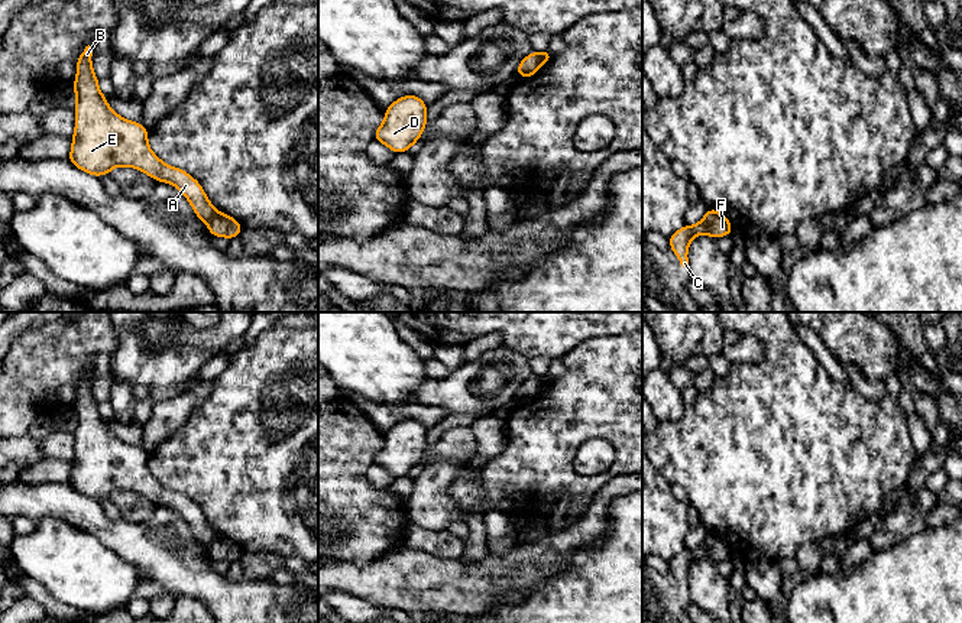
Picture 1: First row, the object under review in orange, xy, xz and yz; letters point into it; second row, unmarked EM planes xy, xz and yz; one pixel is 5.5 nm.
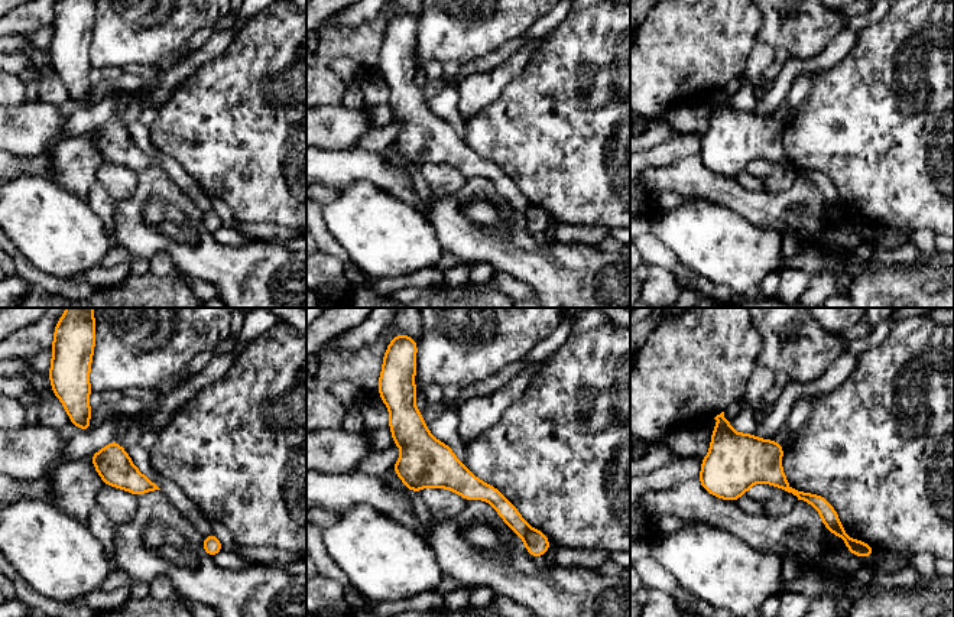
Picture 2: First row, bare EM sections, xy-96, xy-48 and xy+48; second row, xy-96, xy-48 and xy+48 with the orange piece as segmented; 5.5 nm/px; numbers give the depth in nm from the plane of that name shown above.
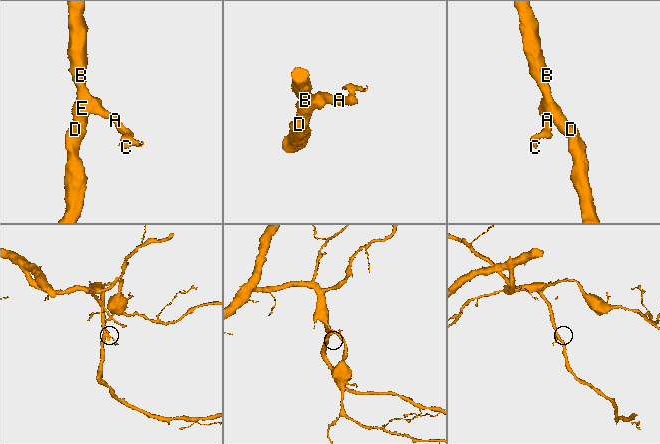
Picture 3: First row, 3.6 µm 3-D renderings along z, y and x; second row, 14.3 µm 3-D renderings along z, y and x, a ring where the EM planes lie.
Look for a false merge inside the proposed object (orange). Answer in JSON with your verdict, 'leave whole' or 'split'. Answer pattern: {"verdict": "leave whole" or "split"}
{"verdict": "split"}

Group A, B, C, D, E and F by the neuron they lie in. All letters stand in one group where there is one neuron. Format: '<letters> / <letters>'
A B D E / C F

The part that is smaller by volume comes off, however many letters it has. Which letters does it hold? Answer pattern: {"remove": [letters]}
{"remove": ["C", "F"]}

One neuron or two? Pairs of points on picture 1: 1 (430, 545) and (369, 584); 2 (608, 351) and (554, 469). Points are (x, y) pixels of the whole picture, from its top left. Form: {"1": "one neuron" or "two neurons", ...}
{"1": "two neurons", "2": "one neuron"}

